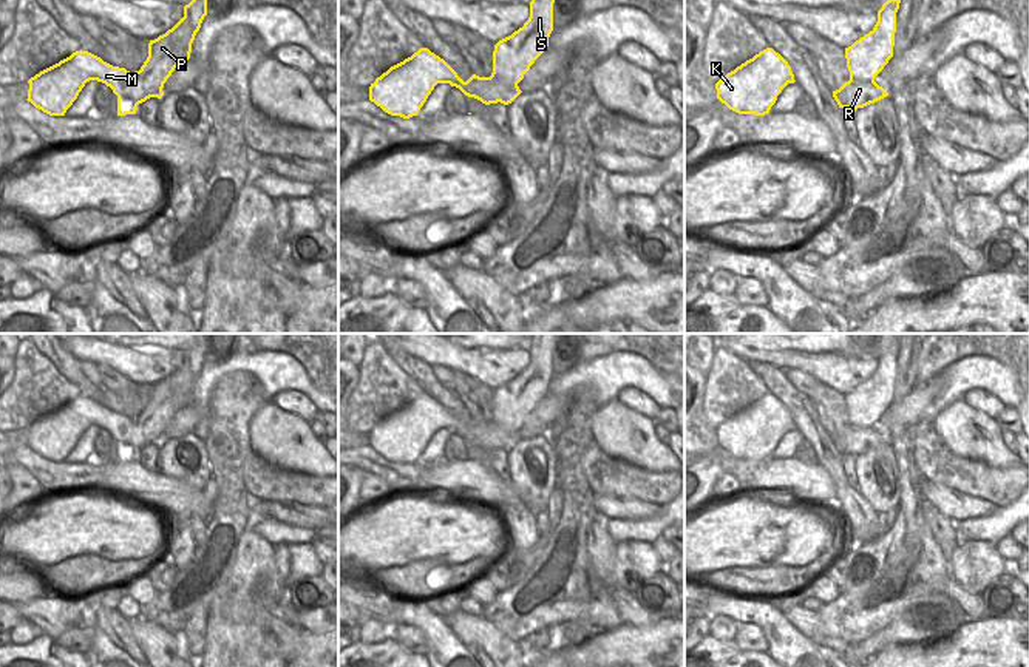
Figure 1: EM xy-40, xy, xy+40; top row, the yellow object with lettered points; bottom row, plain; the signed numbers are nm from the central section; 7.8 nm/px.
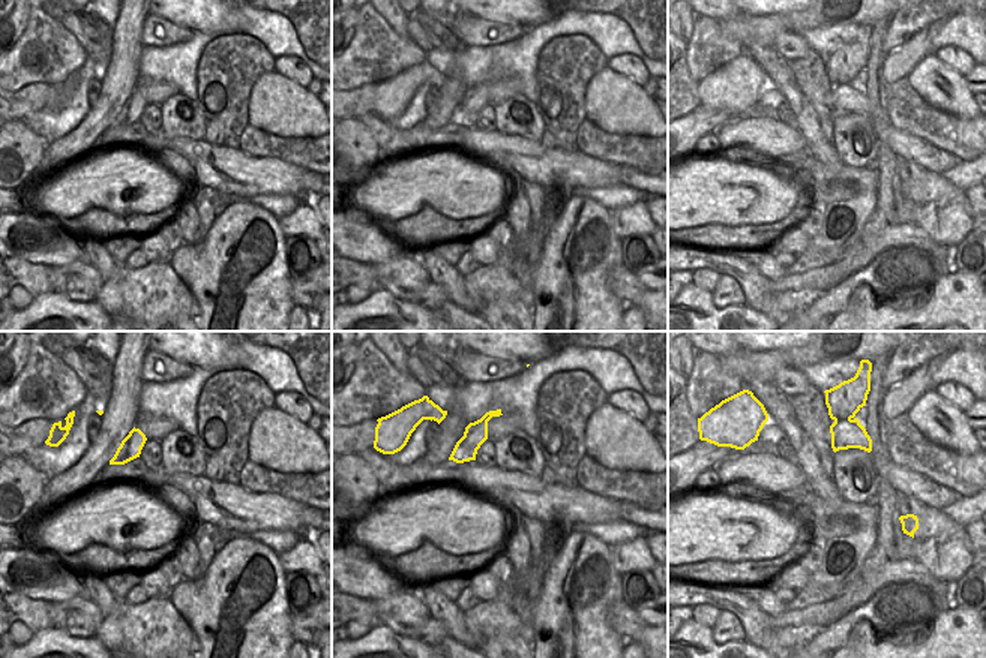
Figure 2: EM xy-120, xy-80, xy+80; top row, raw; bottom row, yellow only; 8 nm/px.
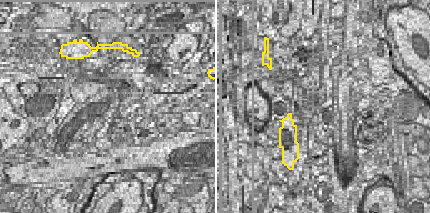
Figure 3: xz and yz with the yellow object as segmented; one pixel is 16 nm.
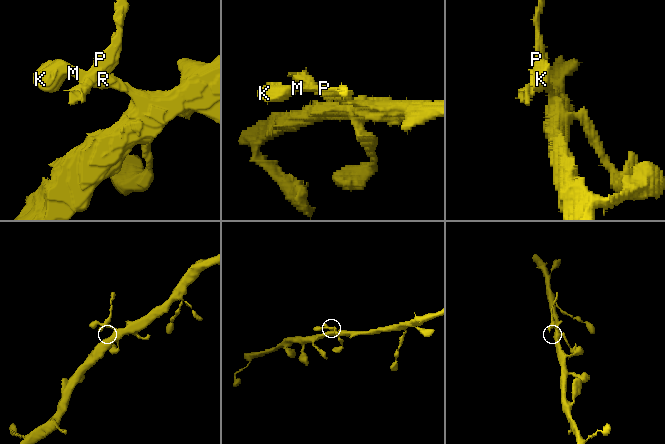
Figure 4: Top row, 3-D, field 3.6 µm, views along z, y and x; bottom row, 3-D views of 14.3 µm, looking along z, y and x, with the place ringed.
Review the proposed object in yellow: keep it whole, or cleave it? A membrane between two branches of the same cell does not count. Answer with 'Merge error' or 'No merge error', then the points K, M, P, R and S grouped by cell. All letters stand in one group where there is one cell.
Merge error. Groups: K M R / P S.

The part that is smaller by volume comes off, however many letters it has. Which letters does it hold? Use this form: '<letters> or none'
P, S

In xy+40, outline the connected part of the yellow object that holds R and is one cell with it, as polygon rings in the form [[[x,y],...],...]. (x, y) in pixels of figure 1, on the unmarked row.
[[[845,428],[839,435],[833,437],[833,443],[837,448],[839,454],[864,454],[870,449],[874,449],[888,438],[873,428]]]

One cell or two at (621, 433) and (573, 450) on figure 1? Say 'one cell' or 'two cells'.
two cells

